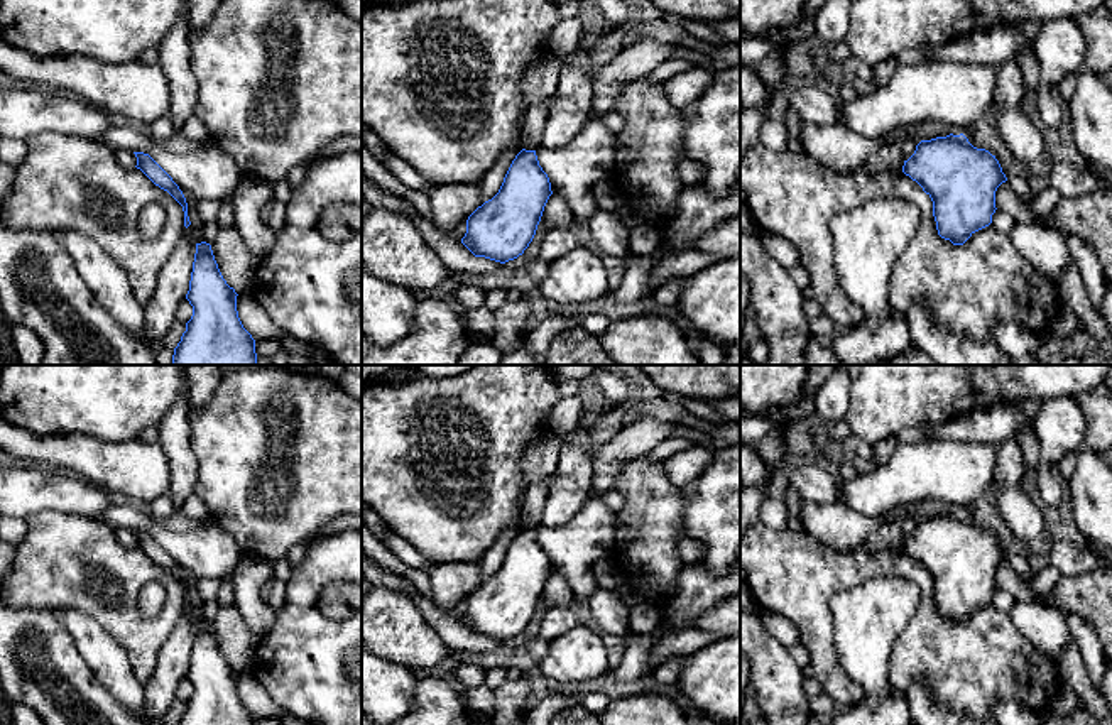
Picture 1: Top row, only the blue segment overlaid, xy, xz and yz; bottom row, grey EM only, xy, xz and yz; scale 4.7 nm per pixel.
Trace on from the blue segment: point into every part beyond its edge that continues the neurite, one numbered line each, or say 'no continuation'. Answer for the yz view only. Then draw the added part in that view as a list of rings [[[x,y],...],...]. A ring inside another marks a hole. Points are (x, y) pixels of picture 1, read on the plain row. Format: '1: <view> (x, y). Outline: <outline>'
no continuation

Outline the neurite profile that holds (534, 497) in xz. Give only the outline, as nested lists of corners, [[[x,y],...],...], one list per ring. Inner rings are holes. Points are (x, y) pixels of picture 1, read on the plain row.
[[[551,477],[526,488],[522,500],[522,527],[534,529],[541,522],[541,514],[549,492]]]

